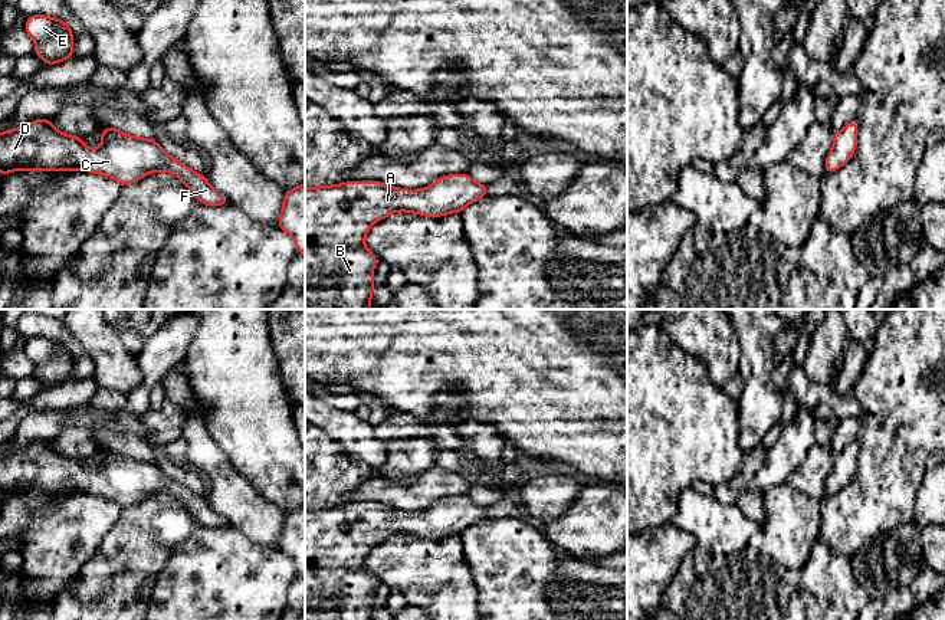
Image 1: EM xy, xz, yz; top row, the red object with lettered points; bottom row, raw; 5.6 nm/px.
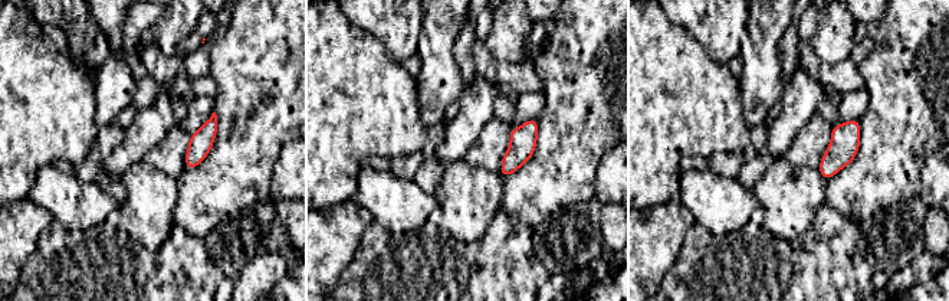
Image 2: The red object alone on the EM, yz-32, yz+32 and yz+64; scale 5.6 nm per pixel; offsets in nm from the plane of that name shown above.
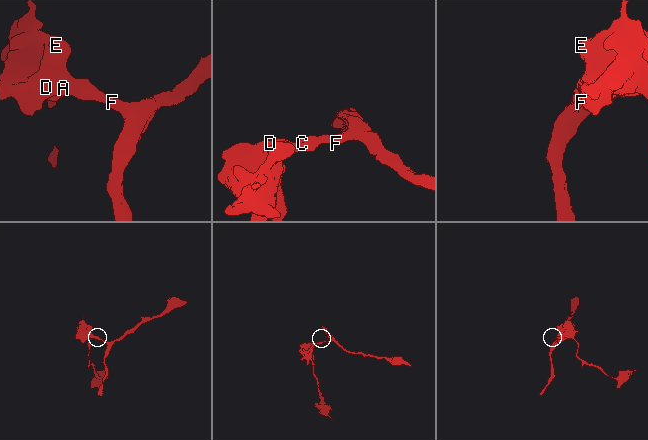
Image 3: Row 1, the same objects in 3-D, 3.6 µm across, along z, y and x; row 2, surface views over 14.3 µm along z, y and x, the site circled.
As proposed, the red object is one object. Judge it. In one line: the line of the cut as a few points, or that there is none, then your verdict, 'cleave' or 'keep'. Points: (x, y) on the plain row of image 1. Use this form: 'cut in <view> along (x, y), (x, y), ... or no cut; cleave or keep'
no cut; keep

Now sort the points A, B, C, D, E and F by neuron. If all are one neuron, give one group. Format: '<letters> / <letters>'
A B C D E F

